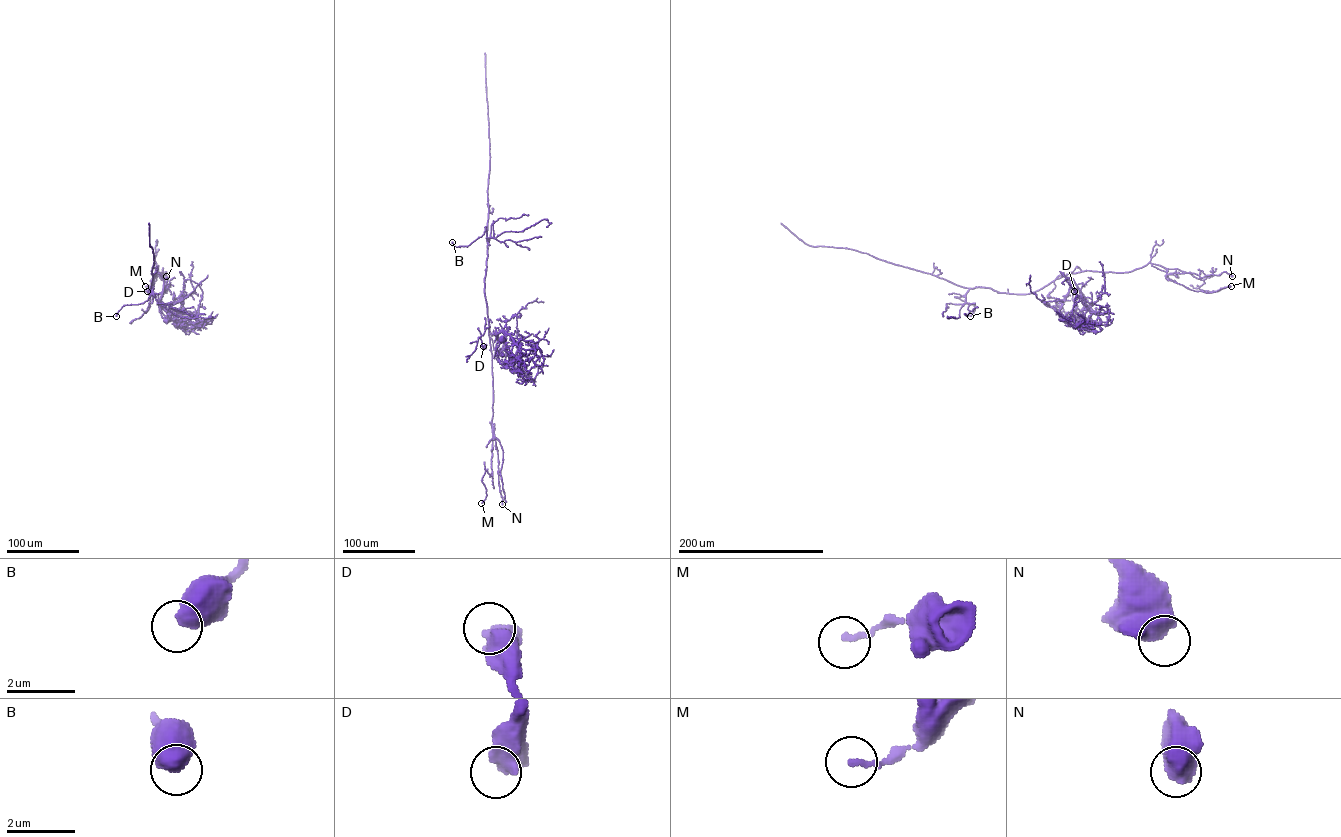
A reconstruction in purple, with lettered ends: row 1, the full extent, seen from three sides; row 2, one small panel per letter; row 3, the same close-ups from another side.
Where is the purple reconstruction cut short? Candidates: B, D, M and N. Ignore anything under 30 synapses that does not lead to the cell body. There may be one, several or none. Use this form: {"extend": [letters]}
{"extend": []}

